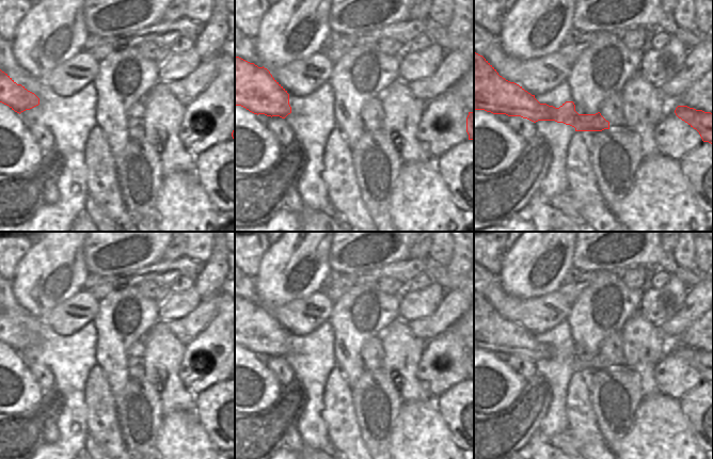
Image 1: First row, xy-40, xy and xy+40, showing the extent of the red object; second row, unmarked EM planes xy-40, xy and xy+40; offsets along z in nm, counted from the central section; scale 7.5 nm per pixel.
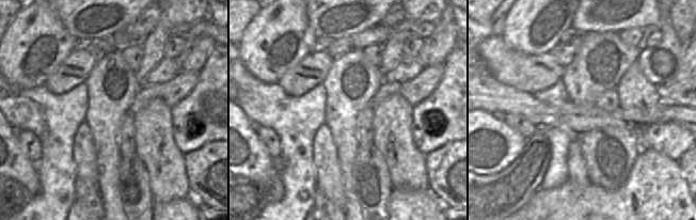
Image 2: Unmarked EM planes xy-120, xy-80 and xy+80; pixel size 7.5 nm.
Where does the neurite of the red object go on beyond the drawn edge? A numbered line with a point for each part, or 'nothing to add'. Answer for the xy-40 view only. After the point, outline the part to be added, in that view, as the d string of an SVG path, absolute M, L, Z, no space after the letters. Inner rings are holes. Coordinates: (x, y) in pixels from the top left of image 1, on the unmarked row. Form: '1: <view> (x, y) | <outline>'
nothing to add

